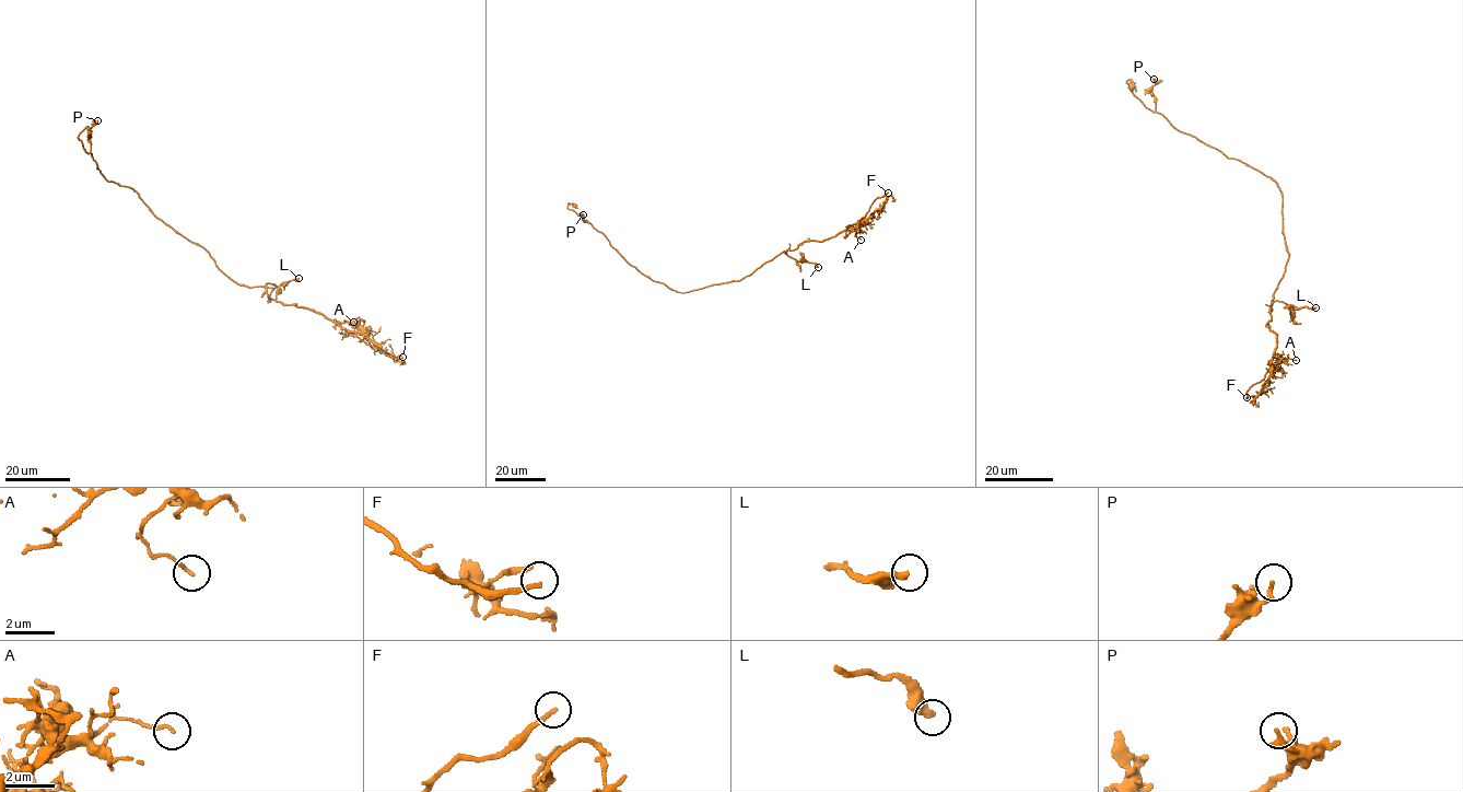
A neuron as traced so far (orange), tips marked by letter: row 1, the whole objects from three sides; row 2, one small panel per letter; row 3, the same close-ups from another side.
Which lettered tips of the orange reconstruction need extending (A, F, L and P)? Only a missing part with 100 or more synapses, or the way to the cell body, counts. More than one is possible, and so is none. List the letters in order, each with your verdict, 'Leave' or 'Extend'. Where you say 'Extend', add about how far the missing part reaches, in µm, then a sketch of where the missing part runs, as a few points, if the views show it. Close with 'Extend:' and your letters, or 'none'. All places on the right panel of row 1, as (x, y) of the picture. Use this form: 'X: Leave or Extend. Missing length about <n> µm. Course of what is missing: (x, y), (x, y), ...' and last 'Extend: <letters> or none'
A: Leave
F: Extend. Missing length about 45 µm. Course of what is missing: (1247, 397), (1237, 387), (1241, 382), (1253, 391), (1257, 403), (1255, 422), (1260, 435), (1253, 441)
L: Leave
P: Leave
Extend: F

